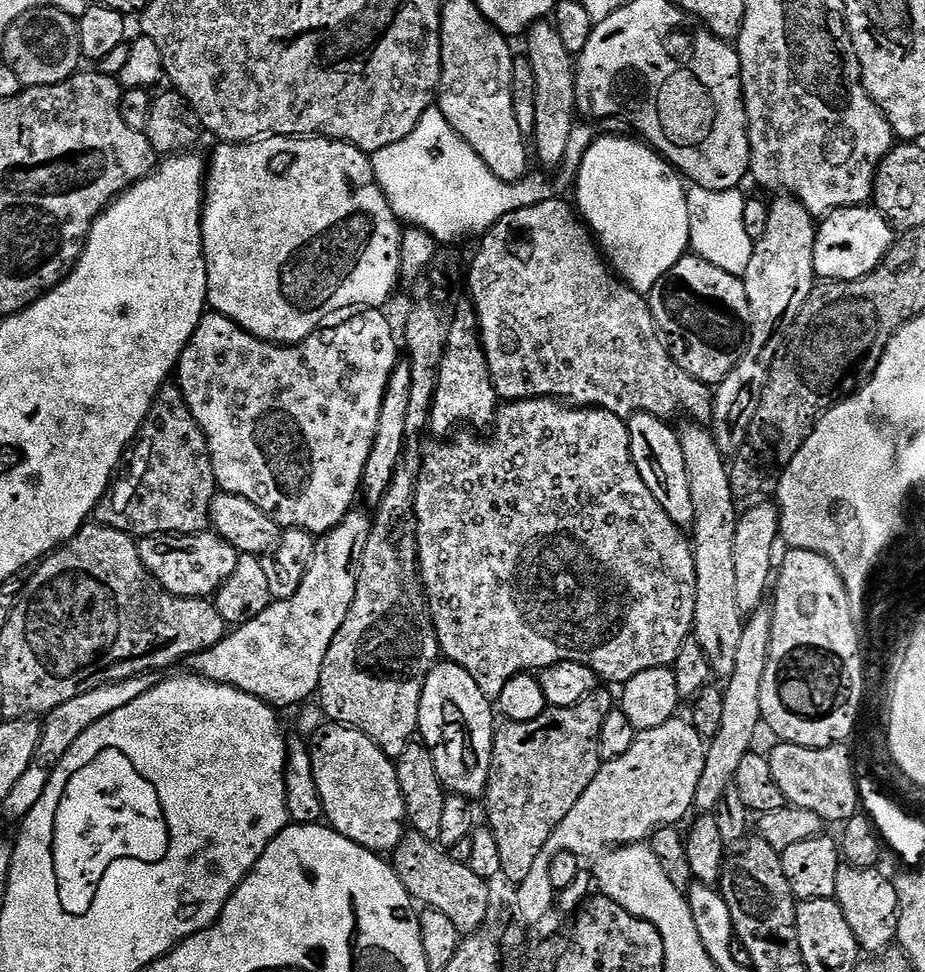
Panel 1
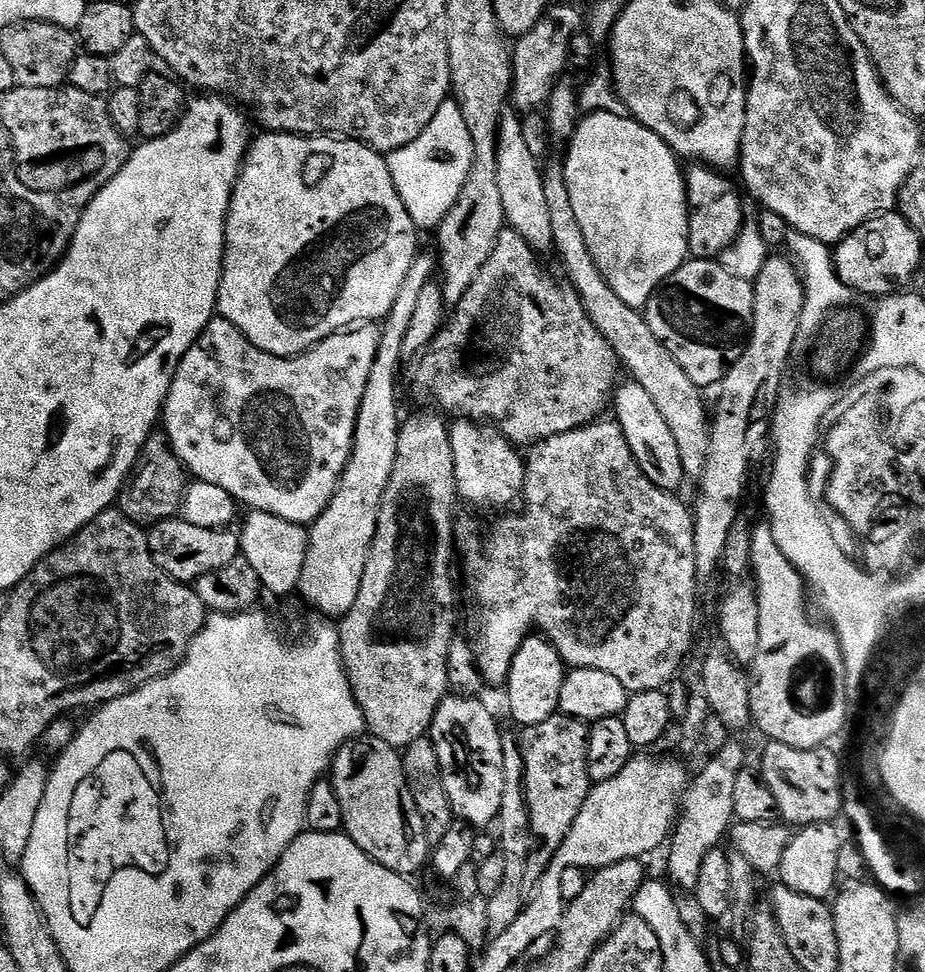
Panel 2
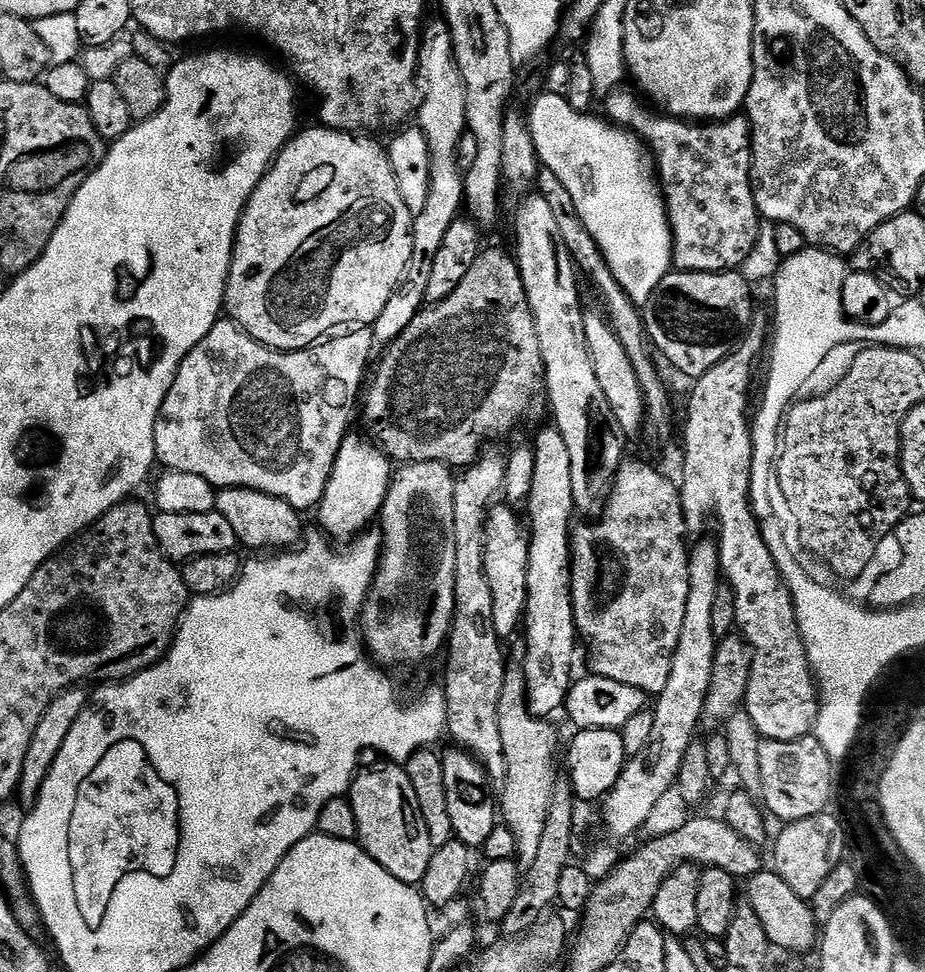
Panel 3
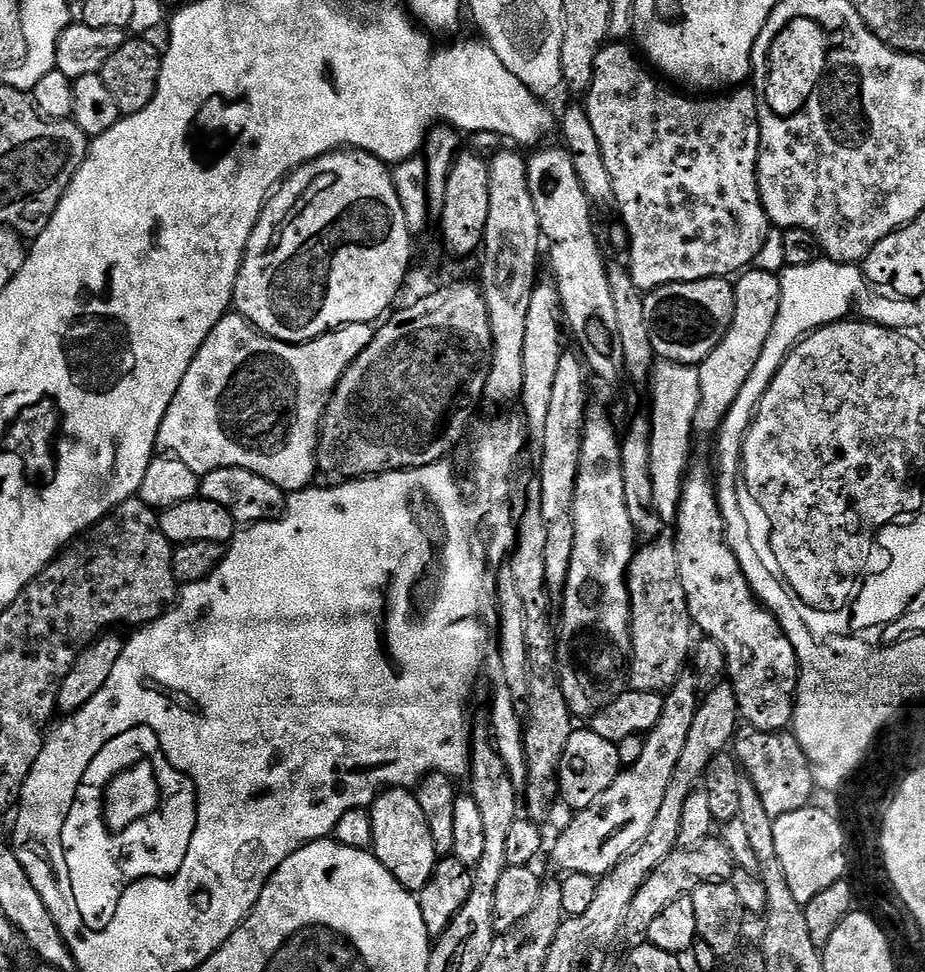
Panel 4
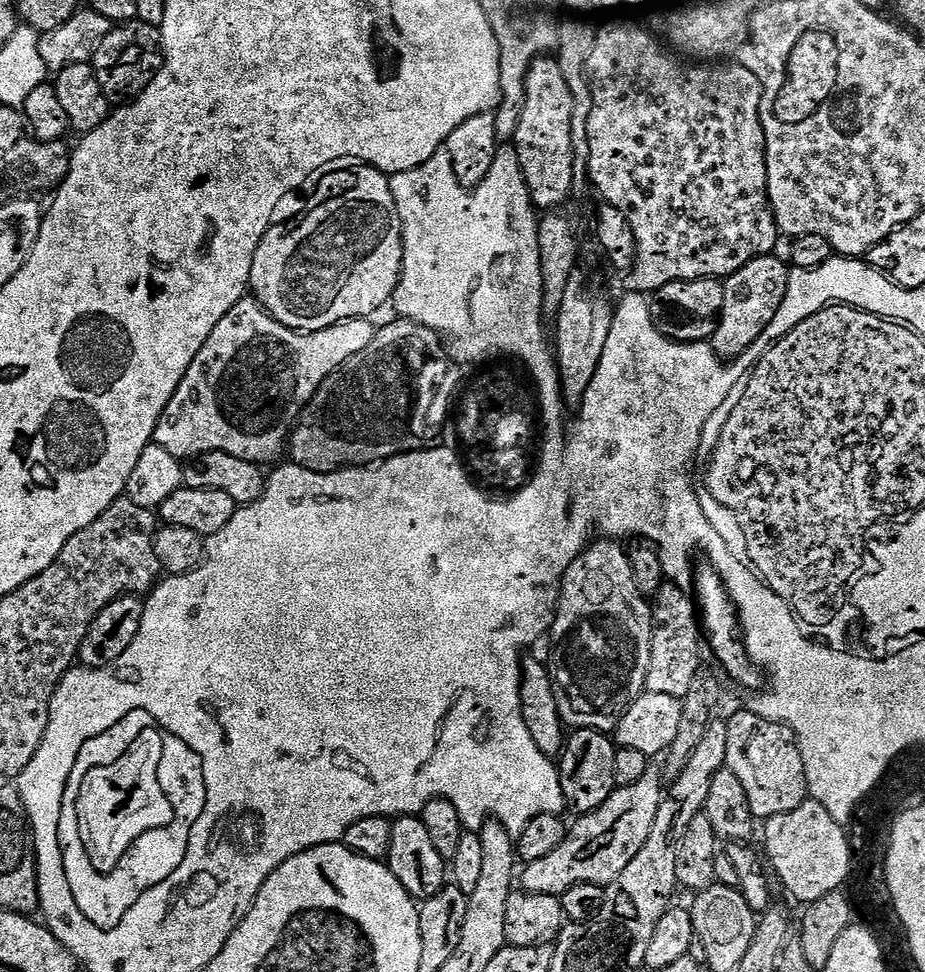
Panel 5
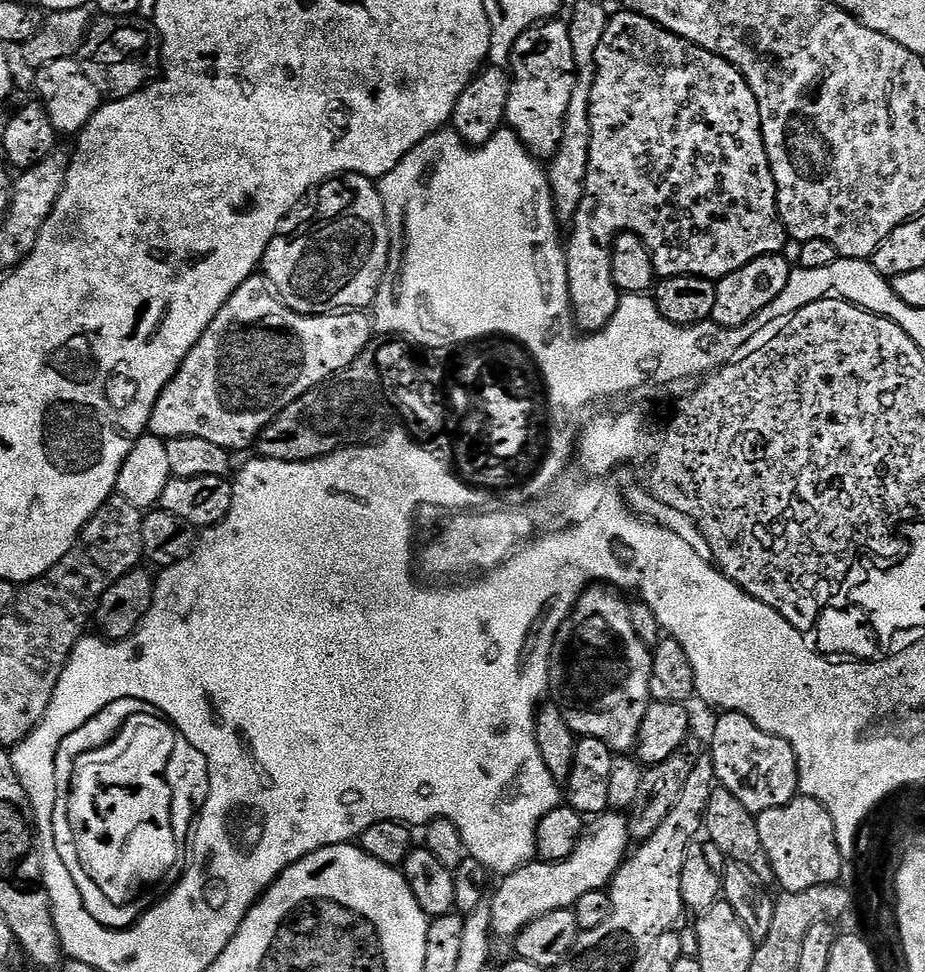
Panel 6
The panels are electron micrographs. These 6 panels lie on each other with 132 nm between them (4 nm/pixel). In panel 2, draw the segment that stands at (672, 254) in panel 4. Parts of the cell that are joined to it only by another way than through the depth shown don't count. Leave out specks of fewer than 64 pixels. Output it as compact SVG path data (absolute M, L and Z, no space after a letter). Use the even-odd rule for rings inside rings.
M696 162L691 165L692 169L687 169L686 172L686 183L688 186L688 251L691 253L693 257L697 260L711 260L713 258L723 257L724 253L728 251L729 248L732 247L732 244L738 238L738 234L740 233L740 228L744 224L744 205L745 201L743 199L740 200L740 192L741 189L731 184L730 181L727 180L725 173L721 171L719 168L713 168L704 162Z

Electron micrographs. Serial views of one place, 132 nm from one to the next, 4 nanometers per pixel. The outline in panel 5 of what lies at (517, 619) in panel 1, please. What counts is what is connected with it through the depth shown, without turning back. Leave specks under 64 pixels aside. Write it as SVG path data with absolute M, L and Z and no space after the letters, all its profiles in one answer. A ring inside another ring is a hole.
M665 586L654 598L652 609L652 645L650 646L650 658L652 659L652 671L646 674L647 691L654 694L670 694L679 700L690 690L694 678L702 671L700 664L700 644L702 648L702 628L698 623L698 608L695 603L684 593L680 586Z

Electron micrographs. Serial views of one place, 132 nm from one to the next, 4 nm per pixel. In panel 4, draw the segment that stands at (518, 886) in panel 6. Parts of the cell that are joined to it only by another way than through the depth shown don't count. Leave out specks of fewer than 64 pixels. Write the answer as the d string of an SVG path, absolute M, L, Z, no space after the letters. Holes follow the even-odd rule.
M691 674L681 675L676 685L668 689L658 722L644 736L642 754L638 762L627 765L614 782L614 786L610 786L606 794L594 798L590 806L575 813L570 826L566 826L557 835L560 837L557 838L556 845L552 848L552 860L561 868L561 873L577 872L578 874L590 874L597 878L605 876L612 867L620 863L625 856L629 856L644 841L646 834L650 834L650 826L654 826L654 818L658 818L662 798L666 798L666 786L670 786L670 777L674 775L674 766L678 766L678 757L682 755L682 749L686 746L686 737L690 735L690 726L694 722L694 714L700 702L696 678Z

